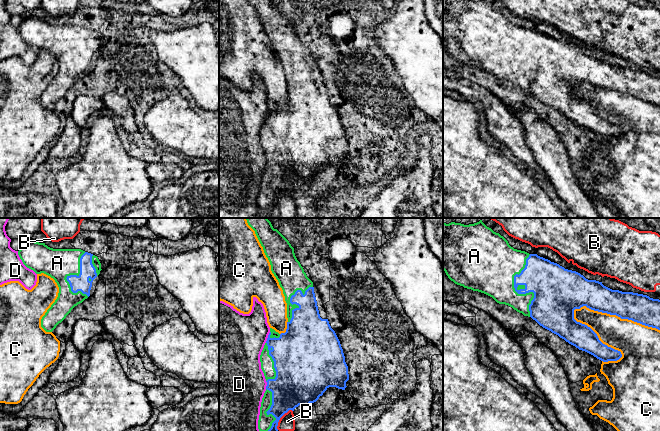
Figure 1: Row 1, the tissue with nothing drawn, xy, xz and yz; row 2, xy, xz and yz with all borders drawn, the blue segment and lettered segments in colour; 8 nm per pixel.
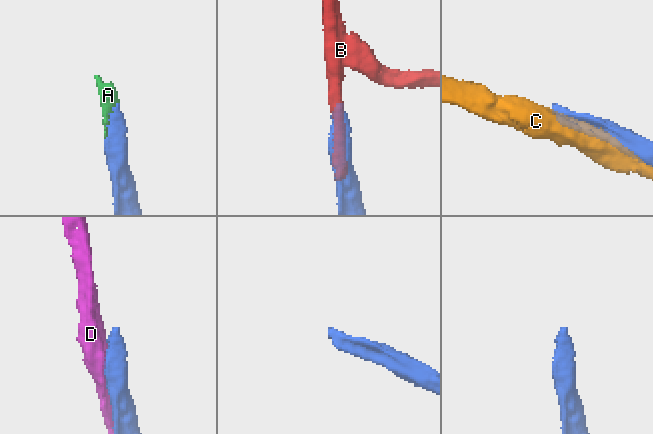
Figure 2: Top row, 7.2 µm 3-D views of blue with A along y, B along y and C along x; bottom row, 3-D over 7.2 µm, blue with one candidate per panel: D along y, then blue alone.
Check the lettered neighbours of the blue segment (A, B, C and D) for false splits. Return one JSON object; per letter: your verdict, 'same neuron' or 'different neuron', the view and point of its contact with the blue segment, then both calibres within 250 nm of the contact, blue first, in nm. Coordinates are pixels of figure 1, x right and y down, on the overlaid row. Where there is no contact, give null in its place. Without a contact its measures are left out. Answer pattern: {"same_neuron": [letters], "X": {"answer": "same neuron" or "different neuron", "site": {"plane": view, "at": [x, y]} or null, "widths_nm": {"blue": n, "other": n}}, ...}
{"same_neuron": ["A"], "A": {"answer": "same neuron", "site": {"plane": "yz", "at": [517, 292]}, "widths_nm": {"blue": 300, "other": 340}}, "B": {"answer": "different neuron", "site": {"plane": "xz", "at": [280, 417]}, "widths_nm": {"blue": 300, "other": 130}}, "C": {"answer": "different neuron", "site": {"plane": "yz", "at": [616, 315]}, "widths_nm": {"blue": 220, "other": 280}}, "D": {"answer": "different neuron", "site": {"plane": "xz", "at": [268, 337]}, "widths_nm": {"blue": 360, "other": 420}}}

